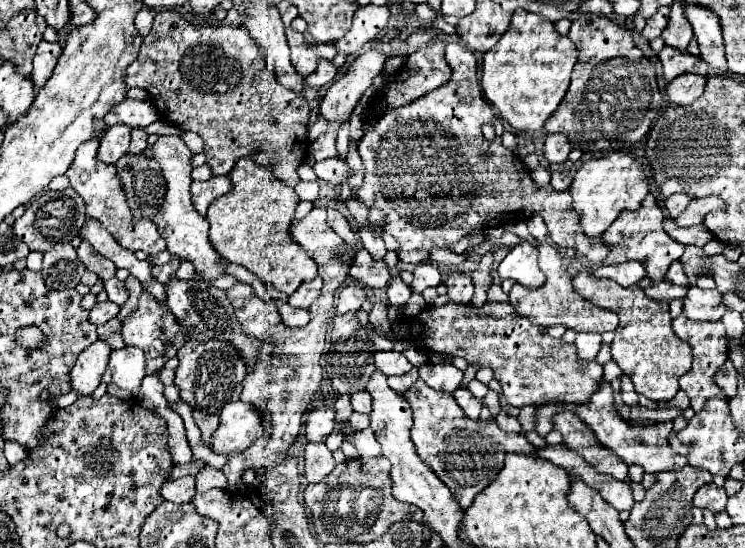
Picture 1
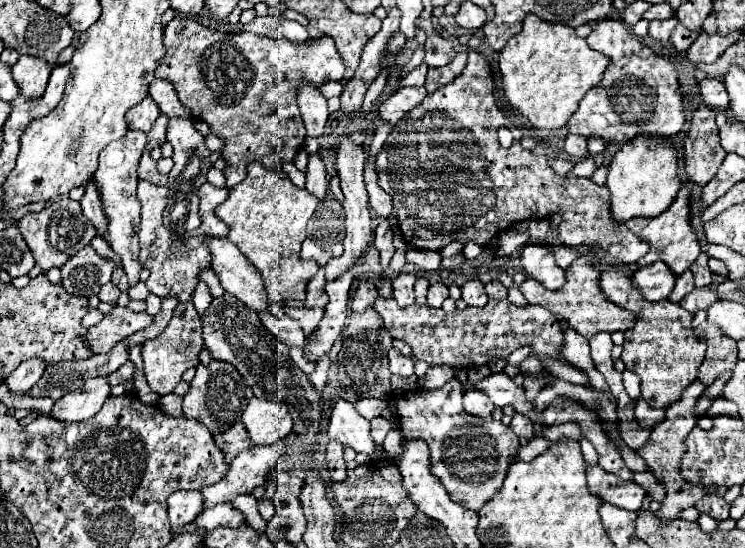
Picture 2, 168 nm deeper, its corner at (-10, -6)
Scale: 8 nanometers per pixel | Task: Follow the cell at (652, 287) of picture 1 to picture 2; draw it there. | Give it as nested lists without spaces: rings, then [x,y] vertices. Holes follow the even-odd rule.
[[[703,287],[703,289],[693,289],[687,299],[681,303],[683,309],[695,313],[699,309],[707,309],[711,303],[715,303],[719,297],[717,297],[717,291],[711,289],[711,287]]]

